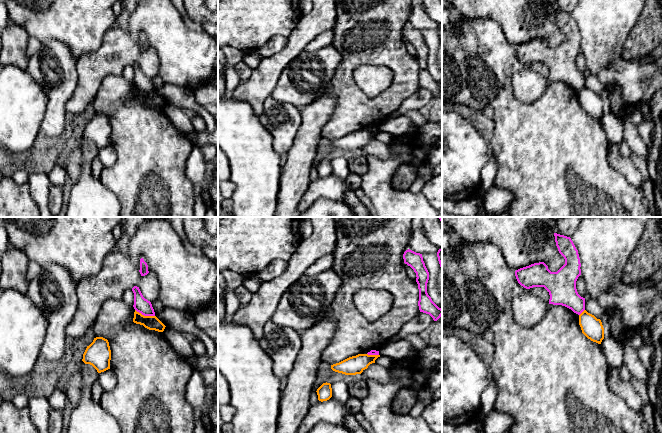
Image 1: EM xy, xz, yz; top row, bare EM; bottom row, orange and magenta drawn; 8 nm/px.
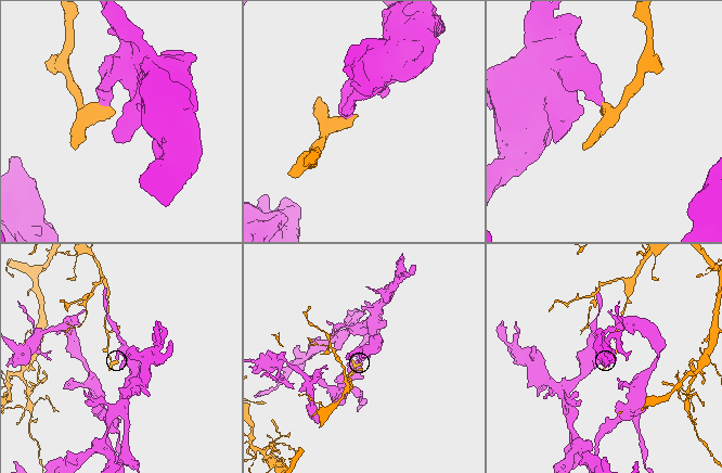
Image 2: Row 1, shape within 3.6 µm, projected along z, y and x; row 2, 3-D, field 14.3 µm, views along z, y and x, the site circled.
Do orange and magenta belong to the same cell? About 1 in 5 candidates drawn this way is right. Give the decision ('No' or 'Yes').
No

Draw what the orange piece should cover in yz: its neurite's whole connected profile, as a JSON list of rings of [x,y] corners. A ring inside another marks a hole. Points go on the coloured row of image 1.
[[[584,310],[579,315],[582,333],[591,341],[601,344],[604,339],[604,328],[600,319]]]

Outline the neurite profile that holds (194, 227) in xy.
[[[203,217],[182,218],[186,236],[193,245],[201,249],[210,246],[218,250],[218,236],[212,236],[206,231]]]

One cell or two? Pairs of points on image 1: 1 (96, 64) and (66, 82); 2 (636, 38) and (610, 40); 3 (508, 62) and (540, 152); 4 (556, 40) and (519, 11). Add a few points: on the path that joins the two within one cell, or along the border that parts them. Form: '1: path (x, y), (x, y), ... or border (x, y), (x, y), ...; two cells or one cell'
1: border (77, 59), (77, 84), (70, 97); two cells
2: border (637, 18), (623, 46), (622, 56), (627, 60); two cells
3: path (506, 84), (506, 106), (521, 130); one cell
4: path (547, 31), (536, 20), (528, 16); one cell

